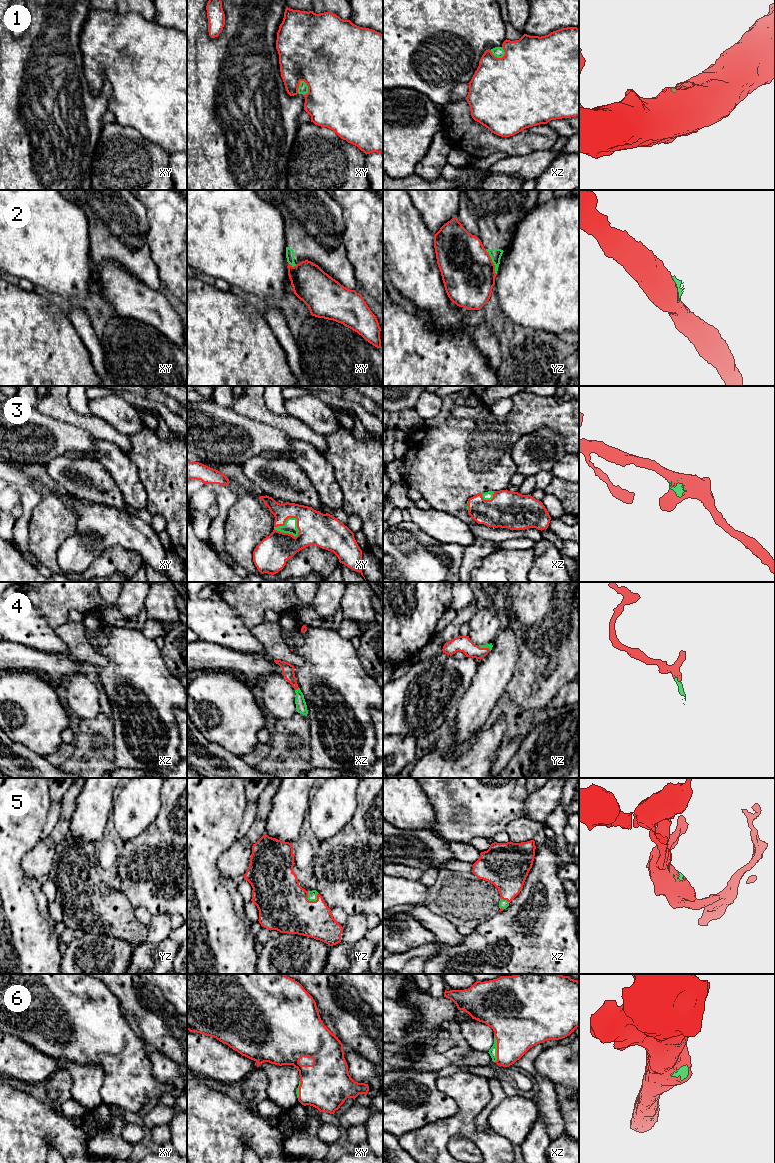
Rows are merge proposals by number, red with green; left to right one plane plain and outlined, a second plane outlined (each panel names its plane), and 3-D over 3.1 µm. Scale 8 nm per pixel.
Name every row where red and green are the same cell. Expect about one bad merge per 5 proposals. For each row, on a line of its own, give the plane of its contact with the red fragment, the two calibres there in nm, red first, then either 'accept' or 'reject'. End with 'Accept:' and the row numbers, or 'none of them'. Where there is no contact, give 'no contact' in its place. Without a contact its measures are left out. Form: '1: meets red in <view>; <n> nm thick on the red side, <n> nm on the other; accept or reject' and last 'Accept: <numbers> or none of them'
1: meets red in xy; 500 nm thick on the red side, 80 nm on the other; reject
2: meets red in yz; 420 nm thick on the red side, 90 nm on the other; reject
3: meets red in xy; 280 nm thick on the red side, 100 nm on the other; accept
4: meets red in xz; 100 nm thick on the red side, 90 nm on the other; accept
5: meets red in yz; 400 nm thick on the red side, 80 nm on the other; accept
6: meets red in xz; 400 nm thick on the red side, 60 nm on the other; accept
Accept: 3, 4, 5, 6

